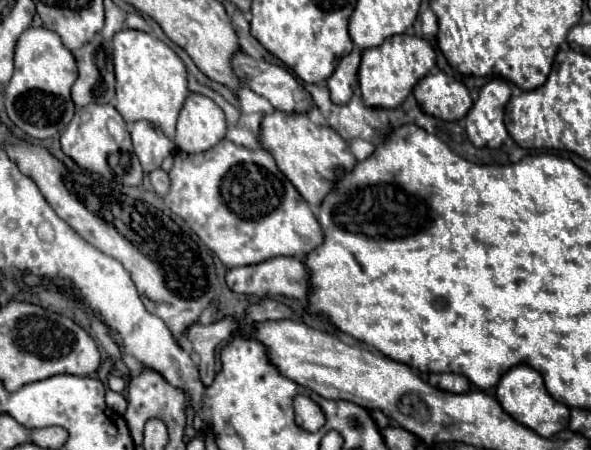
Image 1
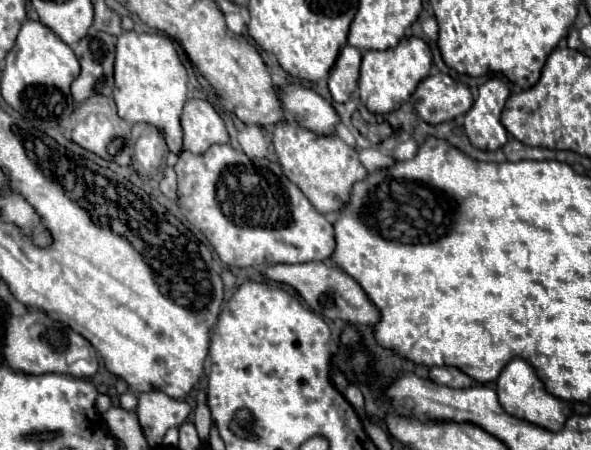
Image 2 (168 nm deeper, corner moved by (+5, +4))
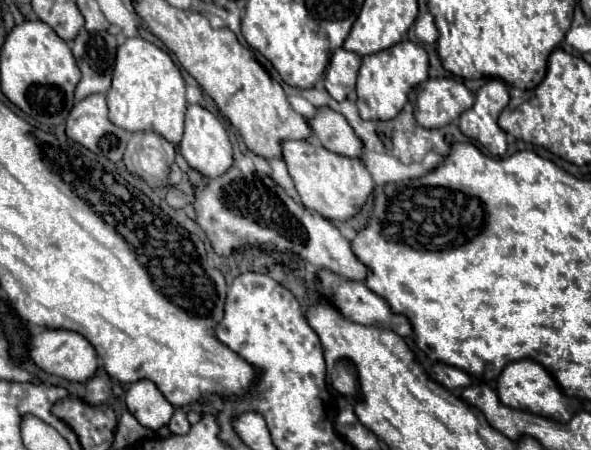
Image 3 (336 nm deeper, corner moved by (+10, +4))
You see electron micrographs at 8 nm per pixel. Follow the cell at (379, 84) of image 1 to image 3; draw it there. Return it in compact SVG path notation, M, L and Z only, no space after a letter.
M401 41L385 51L365 55L361 61L359 75L357 75L359 115L363 119L373 119L373 121L393 119L407 103L409 91L427 79L427 71L429 71L429 59L427 59L425 49L411 41Z

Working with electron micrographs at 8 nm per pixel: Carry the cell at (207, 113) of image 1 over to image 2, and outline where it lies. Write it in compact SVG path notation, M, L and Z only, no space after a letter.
M188 99L182 113L182 127L184 149L194 155L206 153L212 145L228 143L226 125L208 101Z

